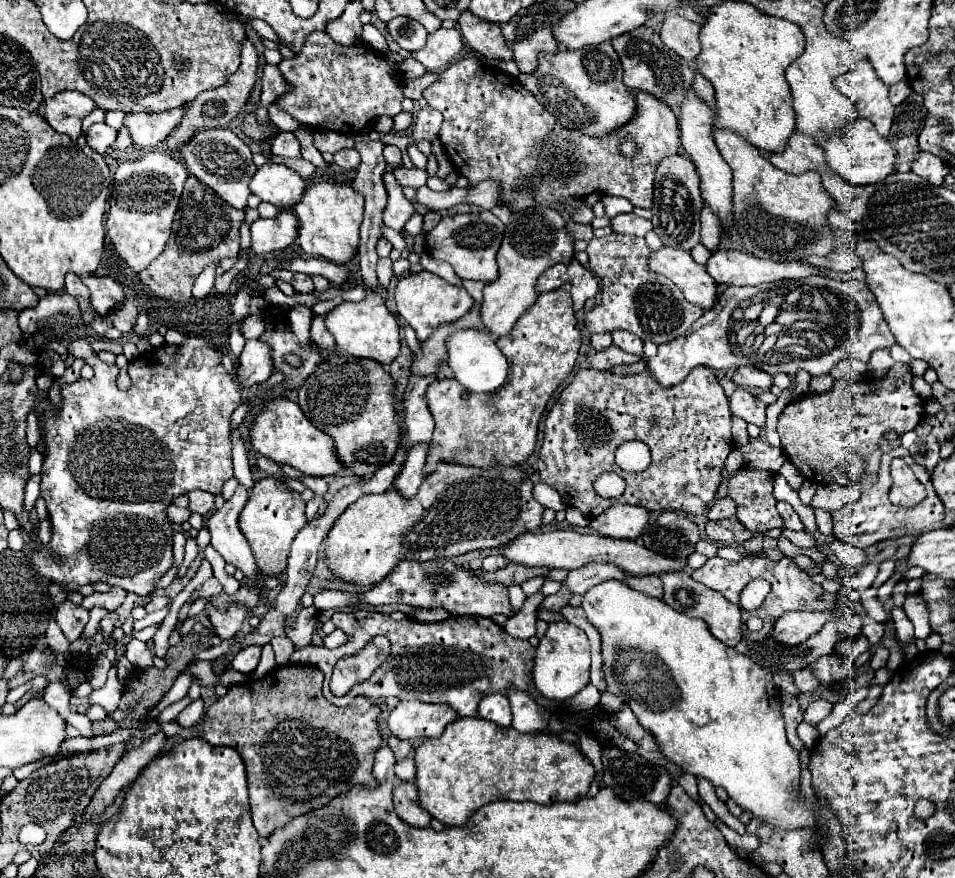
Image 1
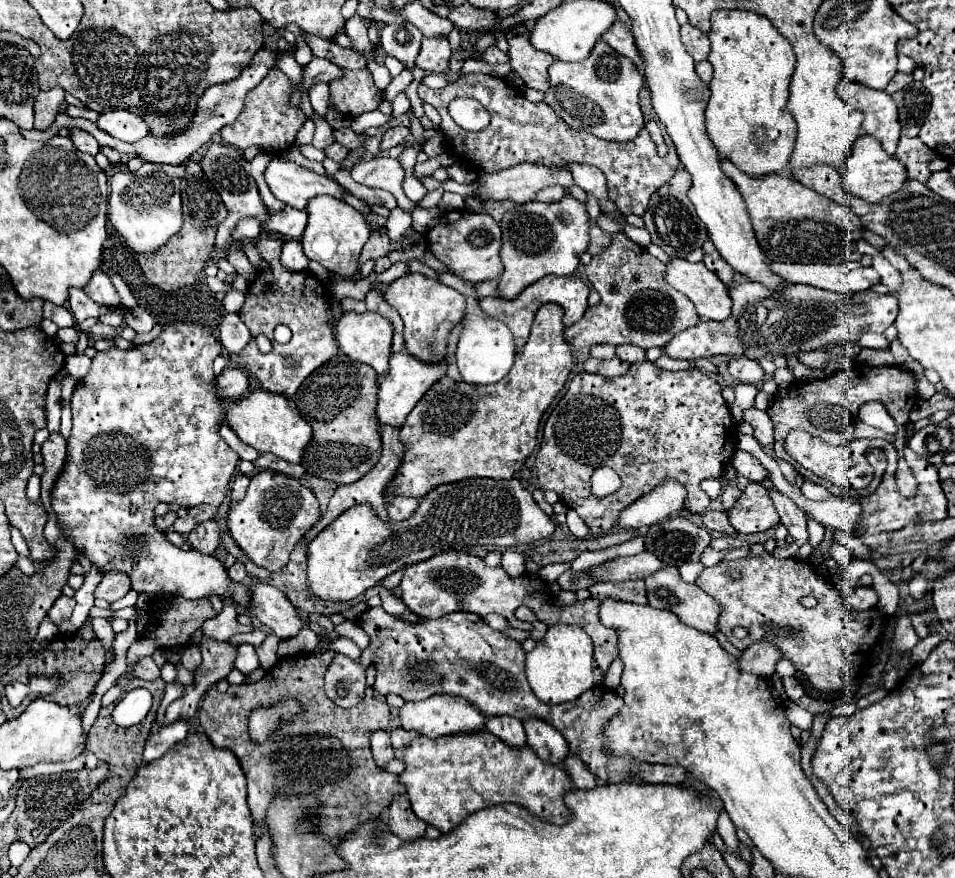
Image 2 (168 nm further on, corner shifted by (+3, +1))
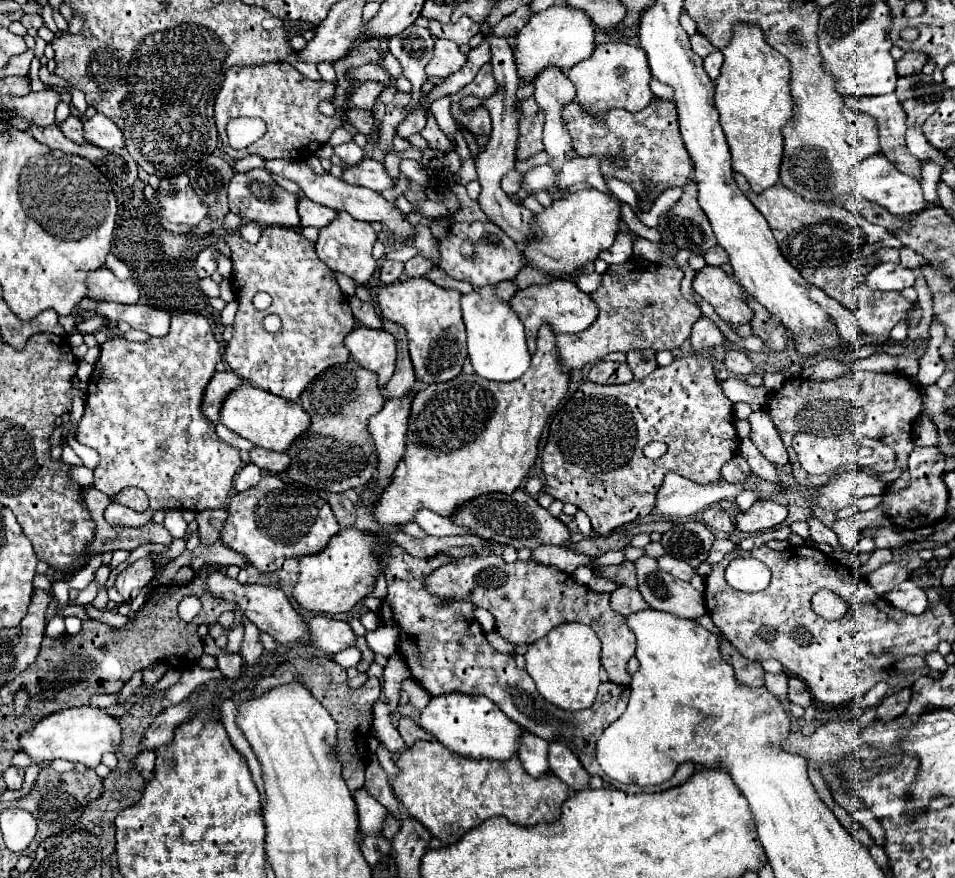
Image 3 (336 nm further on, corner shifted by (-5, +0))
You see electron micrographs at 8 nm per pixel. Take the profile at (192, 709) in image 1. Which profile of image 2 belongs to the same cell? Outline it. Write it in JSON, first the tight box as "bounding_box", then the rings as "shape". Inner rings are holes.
{"bounding_box":[143,719,189,763],"shape":[[[187,719],[175,721],[171,725],[161,727],[159,731],[153,731],[151,737],[145,743],[143,759],[149,763],[149,761],[153,761],[157,757],[163,757],[175,743],[179,743],[179,741],[183,741],[187,737],[187,731],[189,731],[189,721]]]}

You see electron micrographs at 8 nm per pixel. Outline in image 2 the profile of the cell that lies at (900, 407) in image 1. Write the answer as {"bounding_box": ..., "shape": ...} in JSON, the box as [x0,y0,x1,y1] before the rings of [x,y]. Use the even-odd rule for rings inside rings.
{"bounding_box":[767,365,917,487],"shape":[[[861,365],[861,367],[855,367],[851,371],[837,371],[837,373],[825,377],[821,381],[815,381],[815,383],[795,381],[795,383],[789,385],[787,395],[773,399],[773,405],[767,409],[767,413],[769,413],[769,417],[775,425],[775,453],[777,453],[777,457],[789,461],[803,475],[803,479],[813,481],[813,483],[823,483],[825,487],[829,487],[827,481],[821,481],[817,475],[811,475],[811,471],[807,471],[805,467],[799,467],[799,463],[795,463],[783,447],[783,441],[789,435],[789,431],[801,429],[801,431],[807,431],[807,433],[811,433],[811,435],[815,435],[815,437],[823,439],[825,443],[831,443],[831,445],[849,445],[849,443],[855,443],[855,441],[865,441],[867,443],[865,451],[871,447],[880,448],[883,452],[888,449],[888,456],[885,456],[886,468],[888,463],[891,463],[894,472],[897,466],[893,465],[894,463],[897,465],[898,450],[892,443],[897,441],[897,437],[887,435],[887,433],[883,433],[875,427],[869,427],[865,423],[861,423],[859,419],[851,417],[851,415],[857,415],[859,407],[867,401],[881,401],[887,407],[889,415],[897,421],[897,425],[899,425],[899,443],[895,443],[895,445],[901,449],[905,445],[905,427],[909,423],[909,413],[913,409],[913,403],[917,401],[915,377],[909,371],[903,371],[895,365],[891,365],[891,367]]]}

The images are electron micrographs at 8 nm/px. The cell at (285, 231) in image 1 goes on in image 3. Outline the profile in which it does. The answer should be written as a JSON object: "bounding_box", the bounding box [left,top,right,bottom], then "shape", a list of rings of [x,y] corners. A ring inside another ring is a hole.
{"bounding_box":[299,196,337,228],"shape":[[[305,196],[299,200],[299,216],[301,216],[301,226],[315,226],[315,228],[323,228],[327,226],[331,220],[335,220],[337,212],[315,204],[313,200],[307,200]]]}

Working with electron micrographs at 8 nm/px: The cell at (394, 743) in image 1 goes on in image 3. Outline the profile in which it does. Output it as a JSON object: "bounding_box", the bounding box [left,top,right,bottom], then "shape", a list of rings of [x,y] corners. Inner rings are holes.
{"bounding_box":[397,716,431,746],"shape":[[[401,716],[397,722],[397,730],[401,732],[403,740],[407,746],[413,746],[415,740],[431,740],[431,734],[425,732],[423,728],[419,728],[417,722],[413,722],[409,716]]]}

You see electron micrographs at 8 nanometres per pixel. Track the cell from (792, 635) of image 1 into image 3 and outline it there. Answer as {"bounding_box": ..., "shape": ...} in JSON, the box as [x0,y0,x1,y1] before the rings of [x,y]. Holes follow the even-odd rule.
{"bounding_box":[719,638,763,688],"shape":[[[721,638],[719,640],[719,650],[721,650],[721,656],[727,664],[733,666],[735,670],[735,678],[739,684],[745,684],[749,688],[759,688],[763,684],[763,668],[759,662],[751,662],[747,658],[743,658],[733,646],[729,640]]]}

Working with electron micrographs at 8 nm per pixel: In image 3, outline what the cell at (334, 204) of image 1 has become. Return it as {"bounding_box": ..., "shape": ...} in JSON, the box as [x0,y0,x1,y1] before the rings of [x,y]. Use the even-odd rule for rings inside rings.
{"bounding_box":[315,212,377,286],"shape":[[[339,212],[337,218],[329,226],[319,230],[319,240],[315,248],[317,248],[319,260],[325,262],[333,272],[341,272],[363,286],[369,282],[371,274],[377,270],[377,262],[371,256],[375,240],[377,240],[377,234],[369,222],[361,222],[349,216],[347,212]]]}

